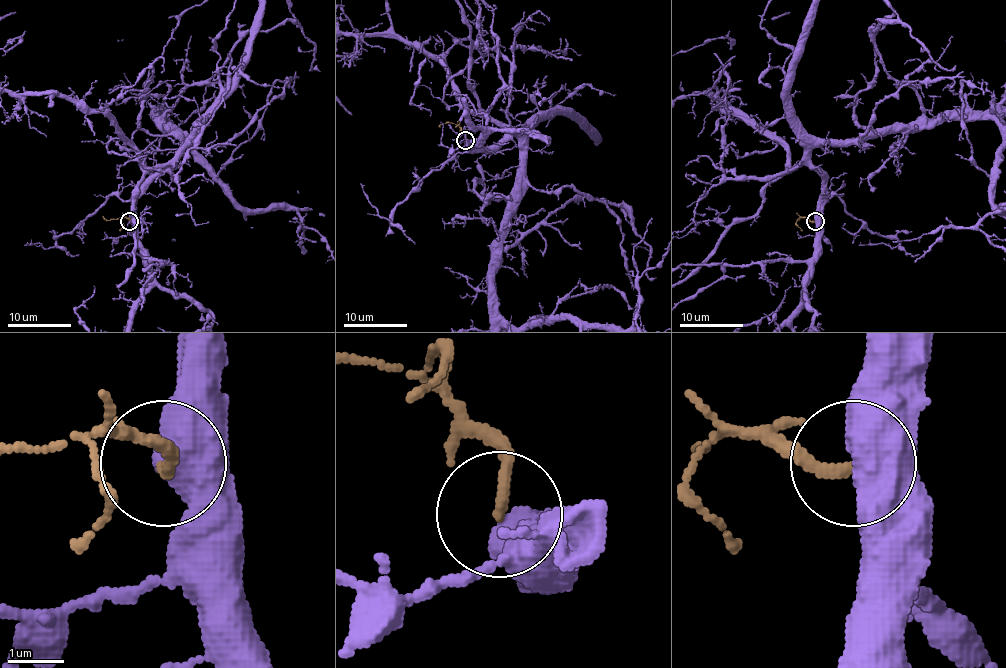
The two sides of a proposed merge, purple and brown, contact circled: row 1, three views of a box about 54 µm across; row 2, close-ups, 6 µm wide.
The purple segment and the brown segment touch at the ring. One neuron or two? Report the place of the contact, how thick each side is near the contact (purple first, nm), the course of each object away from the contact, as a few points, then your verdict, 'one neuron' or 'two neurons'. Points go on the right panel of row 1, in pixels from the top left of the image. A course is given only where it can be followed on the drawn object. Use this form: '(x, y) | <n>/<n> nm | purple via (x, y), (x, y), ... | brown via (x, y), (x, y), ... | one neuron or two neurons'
(815, 221) | 700/200 nm | purple via (816, 220), (822, 178), (786, 168), (762, 208), (686, 276) | brown via (814, 220), (799, 217), (799, 220), (802, 216) | one neuron

